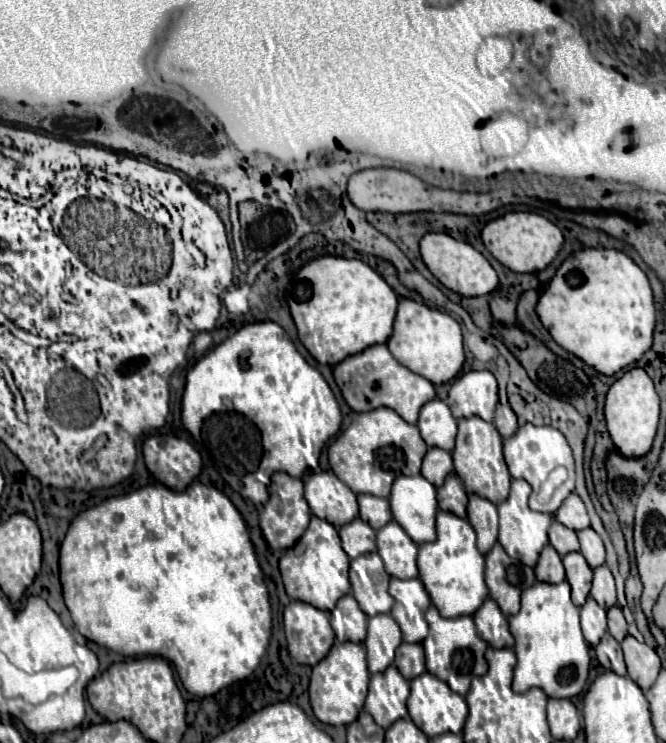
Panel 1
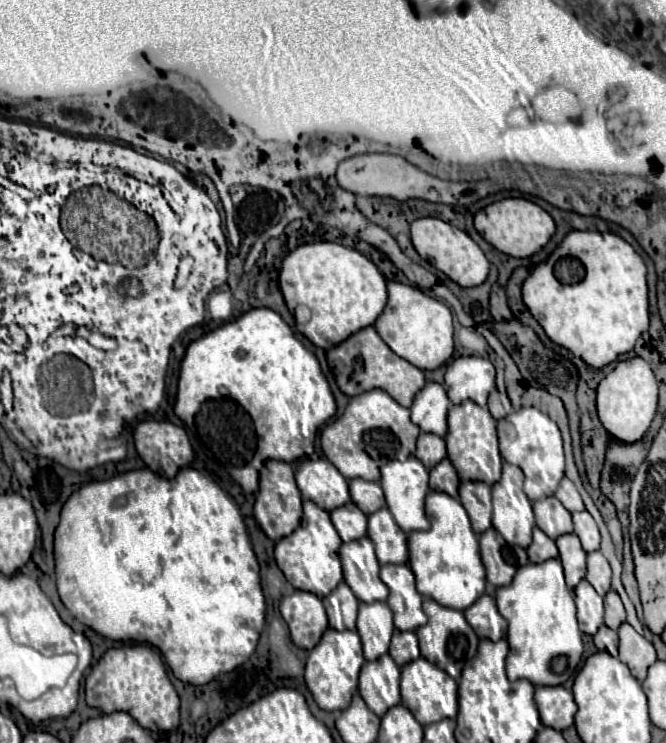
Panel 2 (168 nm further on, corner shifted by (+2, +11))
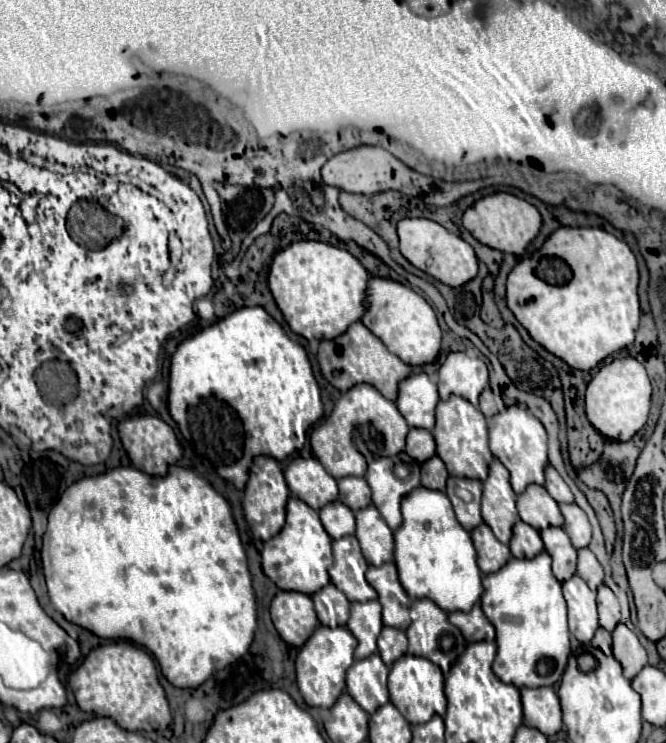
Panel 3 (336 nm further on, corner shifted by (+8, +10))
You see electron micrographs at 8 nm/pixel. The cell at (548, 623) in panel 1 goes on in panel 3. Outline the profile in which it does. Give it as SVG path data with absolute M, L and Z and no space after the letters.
M538 554L530 560L510 558L496 574L482 578L484 592L480 598L486 618L496 628L498 654L492 664L494 674L518 688L554 686L560 682L570 656L570 632L566 622L566 600L562 586L554 578L550 556Z

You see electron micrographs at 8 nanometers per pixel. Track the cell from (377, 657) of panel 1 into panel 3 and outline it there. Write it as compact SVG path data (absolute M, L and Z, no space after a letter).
M370 600L368 604L352 602L352 614L350 614L350 620L346 626L358 640L354 658L364 660L364 658L372 656L378 650L376 640L384 626L382 624L382 606L378 604L378 600Z

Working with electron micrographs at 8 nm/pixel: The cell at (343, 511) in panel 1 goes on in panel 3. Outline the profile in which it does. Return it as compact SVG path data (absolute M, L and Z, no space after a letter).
M294 458L284 472L290 492L312 510L338 500L338 484L316 458Z

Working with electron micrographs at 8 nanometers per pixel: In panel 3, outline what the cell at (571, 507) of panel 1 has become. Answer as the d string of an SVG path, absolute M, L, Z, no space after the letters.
M548 466L548 470L546 470L546 484L544 484L544 488L548 490L548 494L552 498L556 498L558 504L572 504L574 502L574 496L570 492L568 484L562 480L562 476L552 466Z

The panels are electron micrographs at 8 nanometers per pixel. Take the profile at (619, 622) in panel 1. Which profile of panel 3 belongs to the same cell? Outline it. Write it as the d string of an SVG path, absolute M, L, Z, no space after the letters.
M602 584L598 588L598 620L600 620L600 626L608 632L614 630L614 626L620 622L620 604L618 604L618 598L614 596L614 592Z

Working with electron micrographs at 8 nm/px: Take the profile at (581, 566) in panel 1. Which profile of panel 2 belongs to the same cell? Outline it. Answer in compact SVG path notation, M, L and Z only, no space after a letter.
M574 533L562 535L556 539L558 551L560 551L560 561L564 567L564 577L566 585L574 589L586 575L586 553Z

